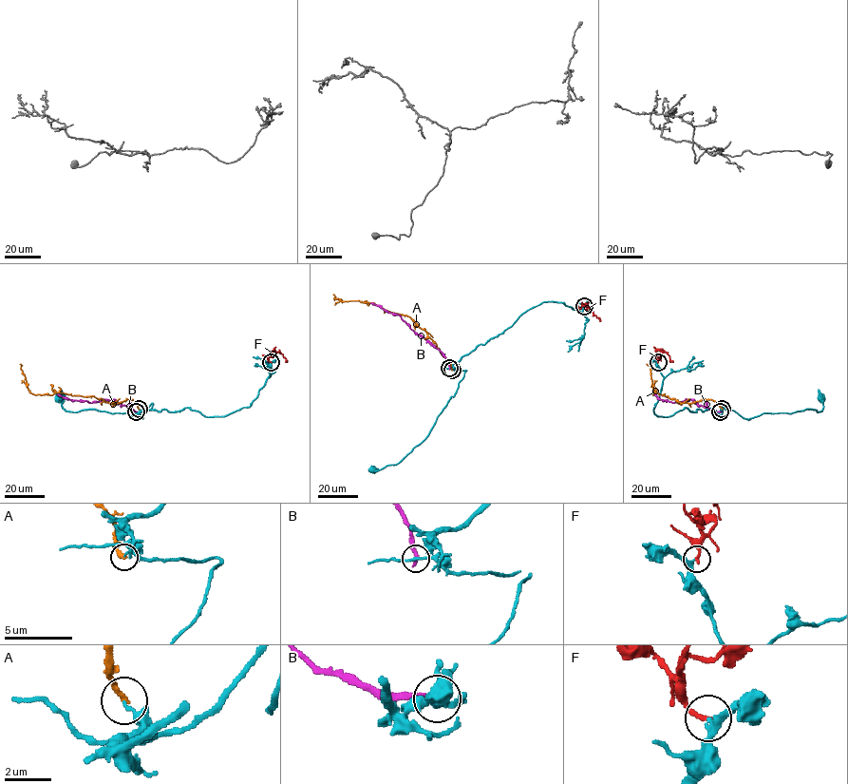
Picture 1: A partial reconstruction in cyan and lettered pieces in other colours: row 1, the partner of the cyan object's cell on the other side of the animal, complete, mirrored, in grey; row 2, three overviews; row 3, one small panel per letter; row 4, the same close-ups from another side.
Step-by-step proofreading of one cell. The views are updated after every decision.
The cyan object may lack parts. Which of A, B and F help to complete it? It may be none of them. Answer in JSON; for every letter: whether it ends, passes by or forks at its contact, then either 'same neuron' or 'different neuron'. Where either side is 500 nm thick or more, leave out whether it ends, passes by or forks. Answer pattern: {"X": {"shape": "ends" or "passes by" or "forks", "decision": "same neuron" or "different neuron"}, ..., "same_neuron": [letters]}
{"A": {"shape": "ends", "decision": "different neuron"}, "B": {"shape": "ends", "decision": "different neuron"}, "F": {"shape": "ends", "decision": "same neuron"}, "same_neuron": ["F"]}

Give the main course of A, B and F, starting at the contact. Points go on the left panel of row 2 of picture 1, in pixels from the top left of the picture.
A: (139, 409), (133, 399), (107, 403), (92, 396), (60, 392), (34, 394), (27, 386), (19, 364)
B: (136, 411), (112, 399), (89, 403), (71, 400), (57, 394)
F: (271, 362), (269, 356), (274, 350), (288, 360)

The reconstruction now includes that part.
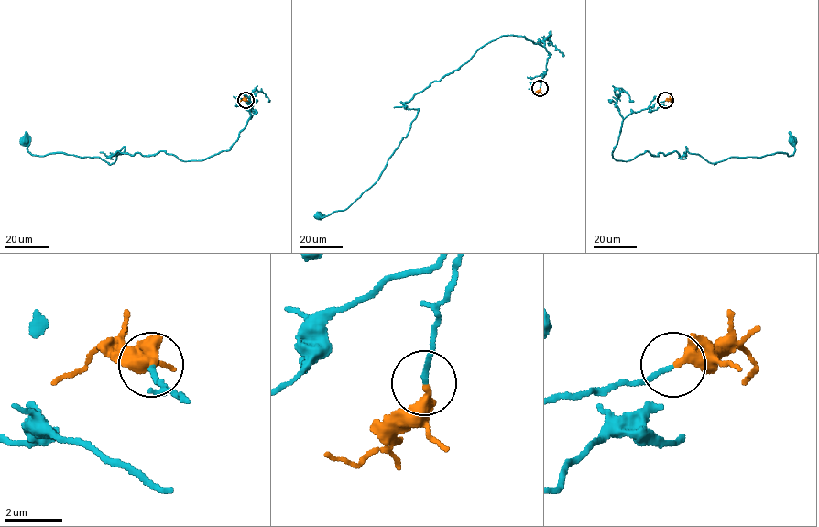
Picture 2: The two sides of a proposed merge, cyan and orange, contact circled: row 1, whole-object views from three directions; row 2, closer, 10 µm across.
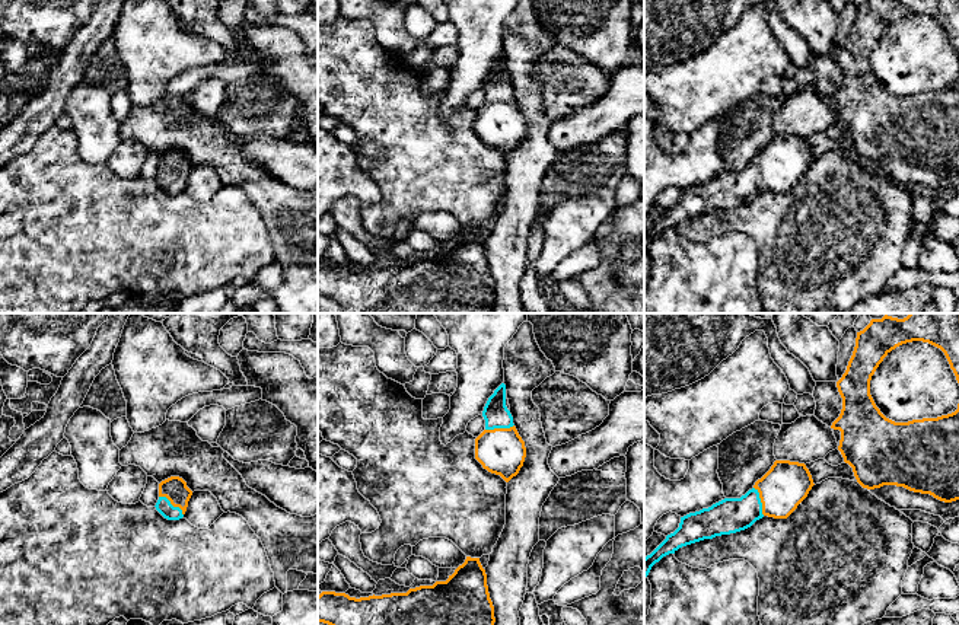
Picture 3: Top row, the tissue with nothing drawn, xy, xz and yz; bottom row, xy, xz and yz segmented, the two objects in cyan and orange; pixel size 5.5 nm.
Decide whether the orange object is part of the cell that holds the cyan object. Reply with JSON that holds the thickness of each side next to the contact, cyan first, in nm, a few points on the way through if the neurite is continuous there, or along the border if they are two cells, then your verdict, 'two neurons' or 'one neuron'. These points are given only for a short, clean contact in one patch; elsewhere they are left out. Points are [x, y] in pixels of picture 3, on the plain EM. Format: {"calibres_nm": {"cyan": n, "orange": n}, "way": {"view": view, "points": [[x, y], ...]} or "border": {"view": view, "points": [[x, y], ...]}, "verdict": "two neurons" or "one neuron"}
{"calibres_nm": {"cyan": 190, "orange": 240}, "way": {"view": "yz", "points": [[727, 190], [742, 187], [760, 175], [774, 169], [786, 158]]}, "verdict": "one neuron"}

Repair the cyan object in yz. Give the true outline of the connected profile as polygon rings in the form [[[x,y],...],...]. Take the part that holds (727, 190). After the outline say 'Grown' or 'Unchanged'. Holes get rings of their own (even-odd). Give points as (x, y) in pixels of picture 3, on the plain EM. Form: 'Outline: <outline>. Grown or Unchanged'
Outline: [[[775,134],[740,172],[724,172],[708,182],[681,191],[679,201],[644,232],[644,251],[656,236],[682,220],[745,204],[764,189],[787,192],[813,159],[805,137]]]. Grown

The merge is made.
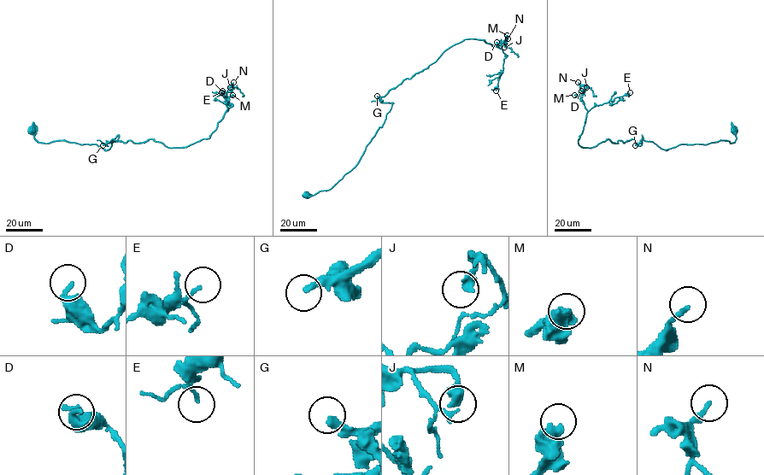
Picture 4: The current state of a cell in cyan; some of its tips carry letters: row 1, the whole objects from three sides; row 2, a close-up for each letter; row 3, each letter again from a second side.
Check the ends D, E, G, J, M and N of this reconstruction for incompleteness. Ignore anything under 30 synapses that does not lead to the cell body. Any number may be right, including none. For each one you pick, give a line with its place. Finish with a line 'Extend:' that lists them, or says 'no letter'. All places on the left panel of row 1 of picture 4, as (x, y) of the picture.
G: Place: (102, 145)
M: Place: (232, 95)
Extend: G, M

